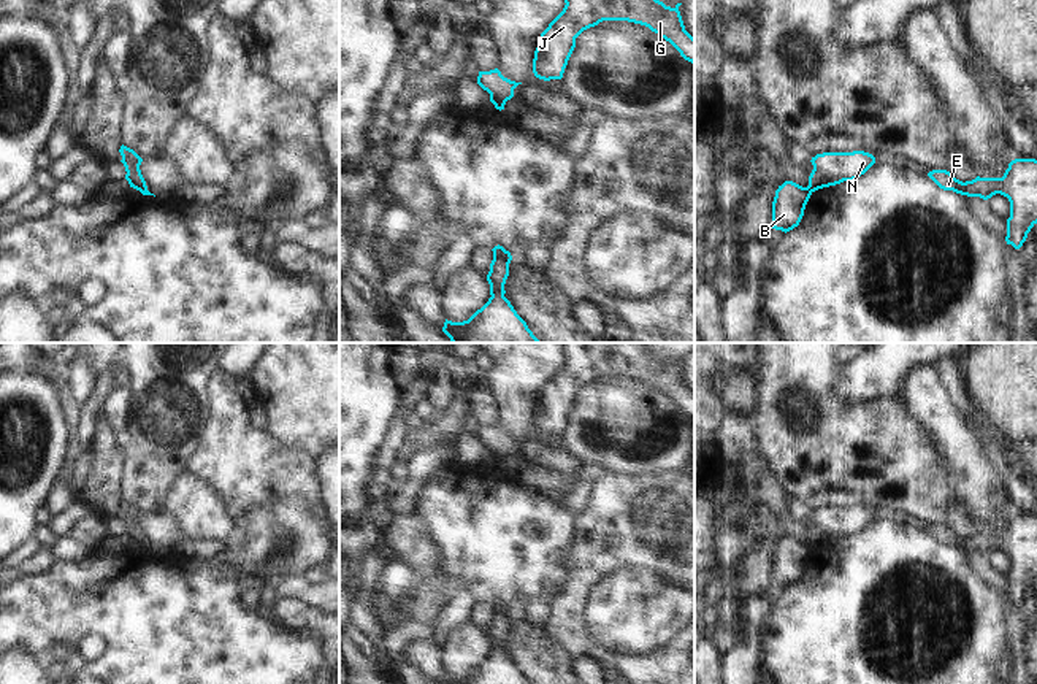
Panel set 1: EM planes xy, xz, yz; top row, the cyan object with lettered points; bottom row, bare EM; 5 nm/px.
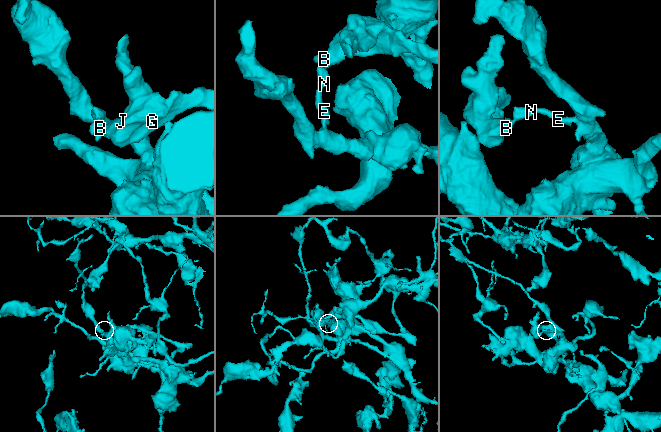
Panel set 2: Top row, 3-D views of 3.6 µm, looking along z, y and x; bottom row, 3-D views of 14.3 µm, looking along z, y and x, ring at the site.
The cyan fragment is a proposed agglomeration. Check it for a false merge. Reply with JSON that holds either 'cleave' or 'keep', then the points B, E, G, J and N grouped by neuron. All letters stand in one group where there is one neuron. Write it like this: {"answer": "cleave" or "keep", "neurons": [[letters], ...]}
{"answer": "cleave", "neurons": [["B", "G", "J"], ["E", "N"]]}

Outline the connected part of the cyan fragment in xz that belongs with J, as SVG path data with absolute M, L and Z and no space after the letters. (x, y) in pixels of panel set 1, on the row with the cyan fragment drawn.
M564 0L563 11L541 33L533 59L533 73L536 78L550 81L561 79L568 60L576 48L576 38L587 29L603 21L628 21L649 27L661 38L669 41L680 56L695 63L695 38L685 30L677 3L674 8L660 0Z

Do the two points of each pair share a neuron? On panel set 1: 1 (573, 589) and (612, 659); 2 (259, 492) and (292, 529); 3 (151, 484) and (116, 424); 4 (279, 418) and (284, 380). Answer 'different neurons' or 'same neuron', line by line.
1: same neuron
2: different neurons
3: different neurons
4: same neuron

